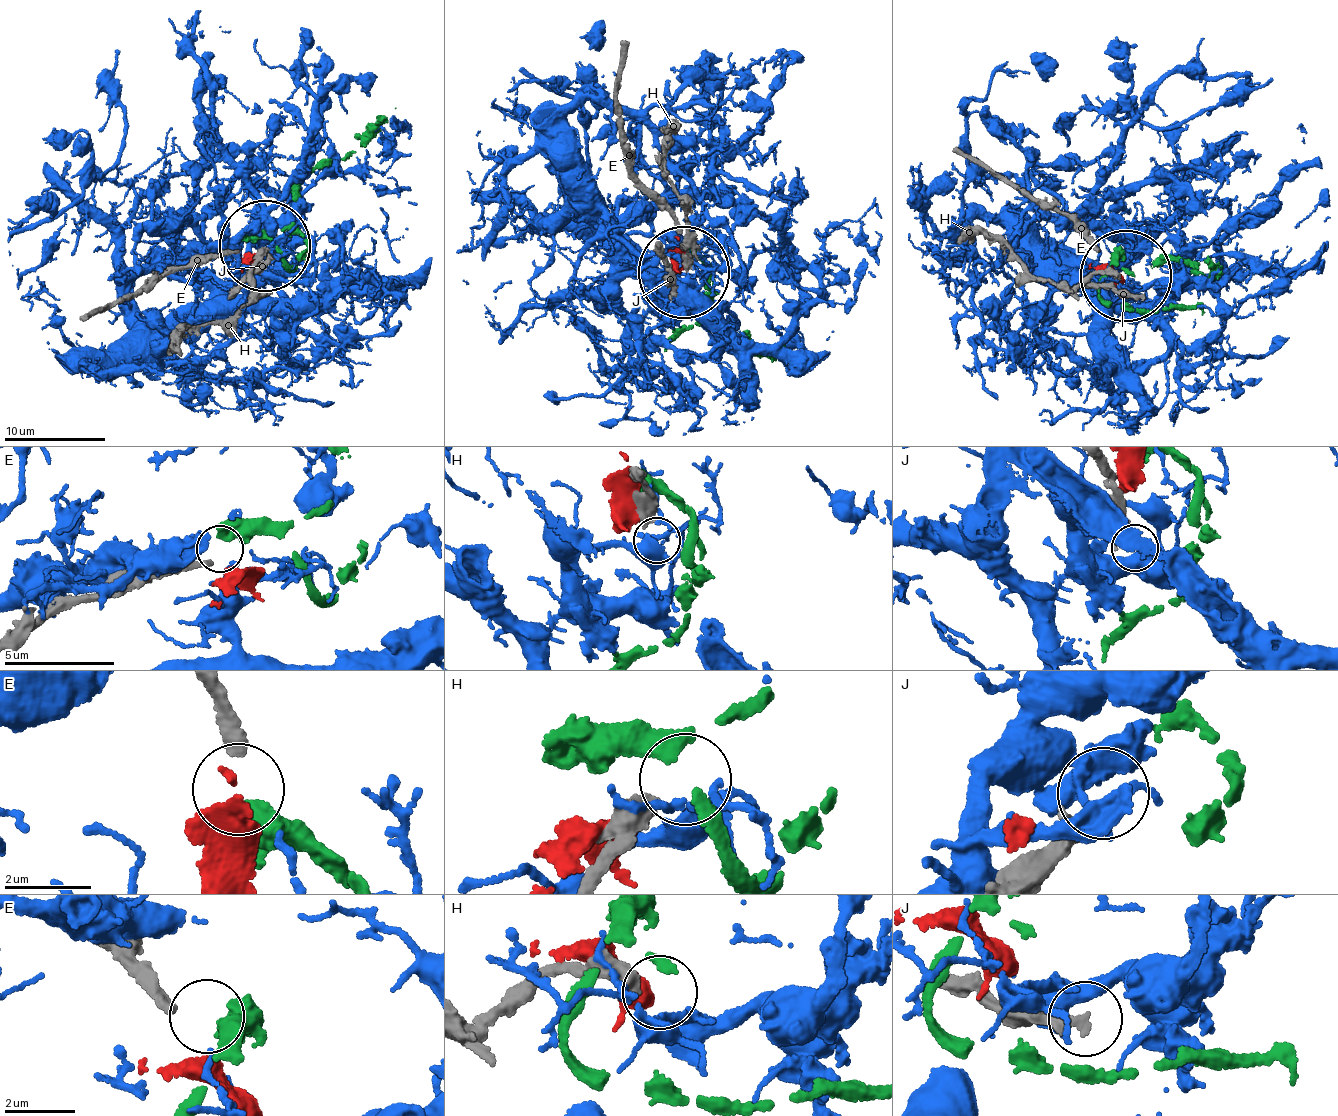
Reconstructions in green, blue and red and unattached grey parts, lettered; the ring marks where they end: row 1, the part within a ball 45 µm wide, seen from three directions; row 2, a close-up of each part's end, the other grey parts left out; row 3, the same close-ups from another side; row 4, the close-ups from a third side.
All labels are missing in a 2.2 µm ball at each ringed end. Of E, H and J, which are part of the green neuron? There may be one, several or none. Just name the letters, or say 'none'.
E

